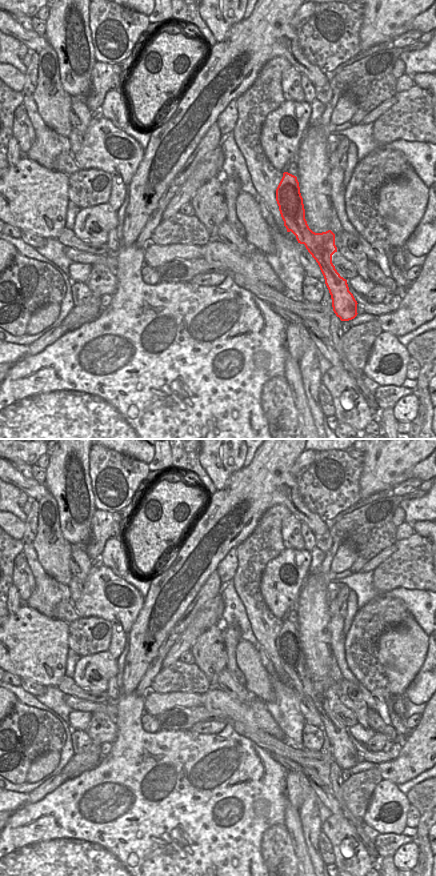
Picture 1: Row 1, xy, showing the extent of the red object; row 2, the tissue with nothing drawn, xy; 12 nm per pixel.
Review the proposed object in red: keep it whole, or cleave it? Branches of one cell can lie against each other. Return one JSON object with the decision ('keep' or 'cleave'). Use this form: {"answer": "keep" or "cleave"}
{"answer": "keep"}

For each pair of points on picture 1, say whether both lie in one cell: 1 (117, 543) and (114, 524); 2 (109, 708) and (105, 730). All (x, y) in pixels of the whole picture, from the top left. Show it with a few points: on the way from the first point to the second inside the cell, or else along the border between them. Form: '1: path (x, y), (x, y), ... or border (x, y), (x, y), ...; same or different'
1: border (120, 536), (109, 538), (105, 542), (101, 554); different
2: border (91, 712), (103, 712), (113, 718); different

